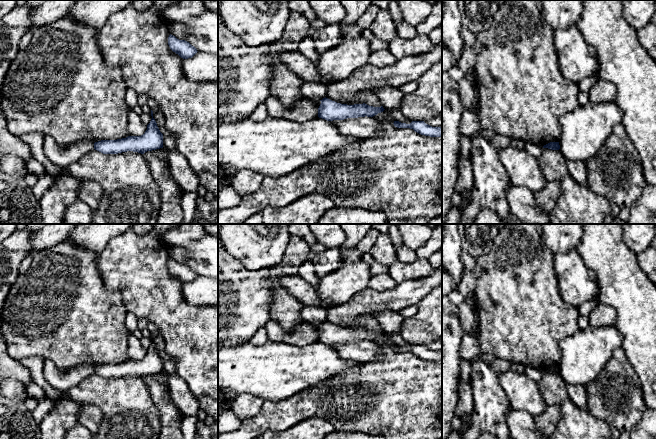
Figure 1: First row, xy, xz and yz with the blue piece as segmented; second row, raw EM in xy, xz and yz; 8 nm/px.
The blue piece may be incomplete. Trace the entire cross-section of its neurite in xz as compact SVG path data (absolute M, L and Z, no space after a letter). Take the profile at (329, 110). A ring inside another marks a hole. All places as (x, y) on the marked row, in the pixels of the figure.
M323 98L318 108L318 117L327 121L344 120L347 118L358 117L373 117L378 113L383 112L385 109L381 107L369 106L365 103L347 105L337 103L328 98Z

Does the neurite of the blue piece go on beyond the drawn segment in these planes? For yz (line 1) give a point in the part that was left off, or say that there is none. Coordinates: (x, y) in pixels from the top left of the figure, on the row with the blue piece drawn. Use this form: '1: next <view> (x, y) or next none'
1: next none

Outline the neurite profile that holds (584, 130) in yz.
M613 102L592 104L580 106L569 113L564 114L560 118L561 137L559 142L560 152L567 160L586 161L594 157L605 141L614 131L614 127L622 123L623 111Z

